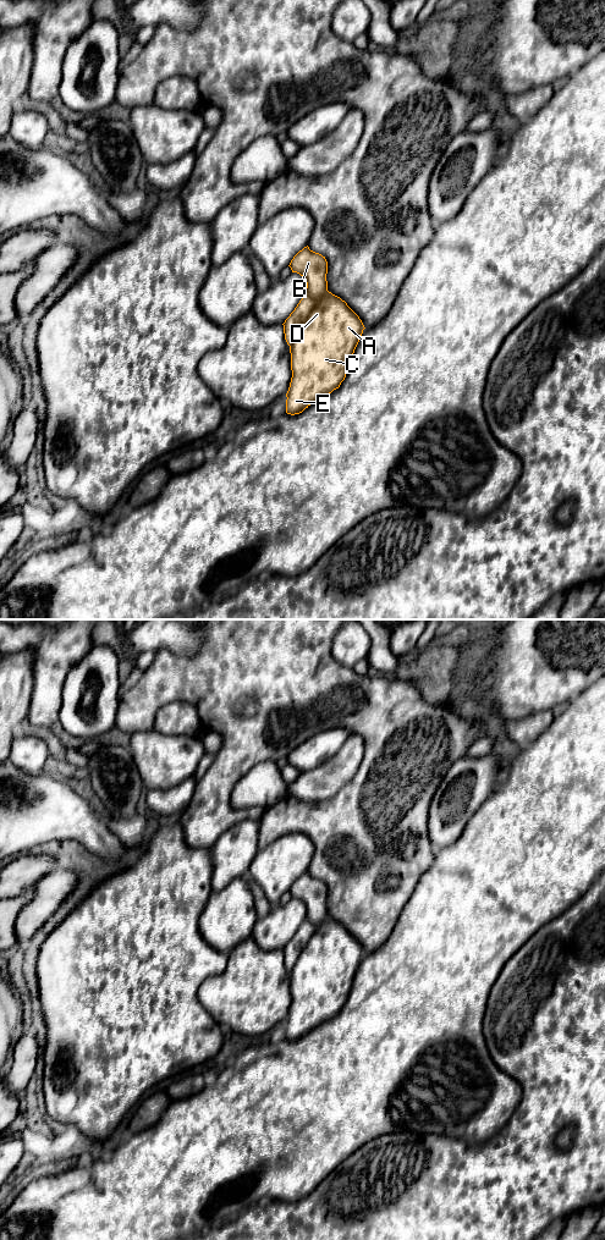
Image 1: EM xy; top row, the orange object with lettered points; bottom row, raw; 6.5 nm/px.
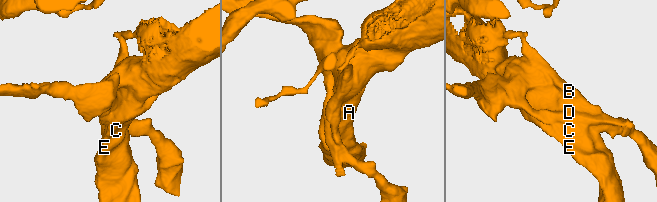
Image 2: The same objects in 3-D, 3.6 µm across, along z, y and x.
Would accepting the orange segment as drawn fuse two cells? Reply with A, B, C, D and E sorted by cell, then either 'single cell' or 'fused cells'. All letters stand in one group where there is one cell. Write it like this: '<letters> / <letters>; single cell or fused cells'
A B C D E; single cell

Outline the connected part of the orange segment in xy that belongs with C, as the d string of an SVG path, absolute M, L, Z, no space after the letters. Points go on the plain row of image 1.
M307 871L293 882L288 892L307 908L306 920L282 949L292 996L286 1019L286 1038L295 1041L340 1013L365 953L345 926L328 916L325 882Z

